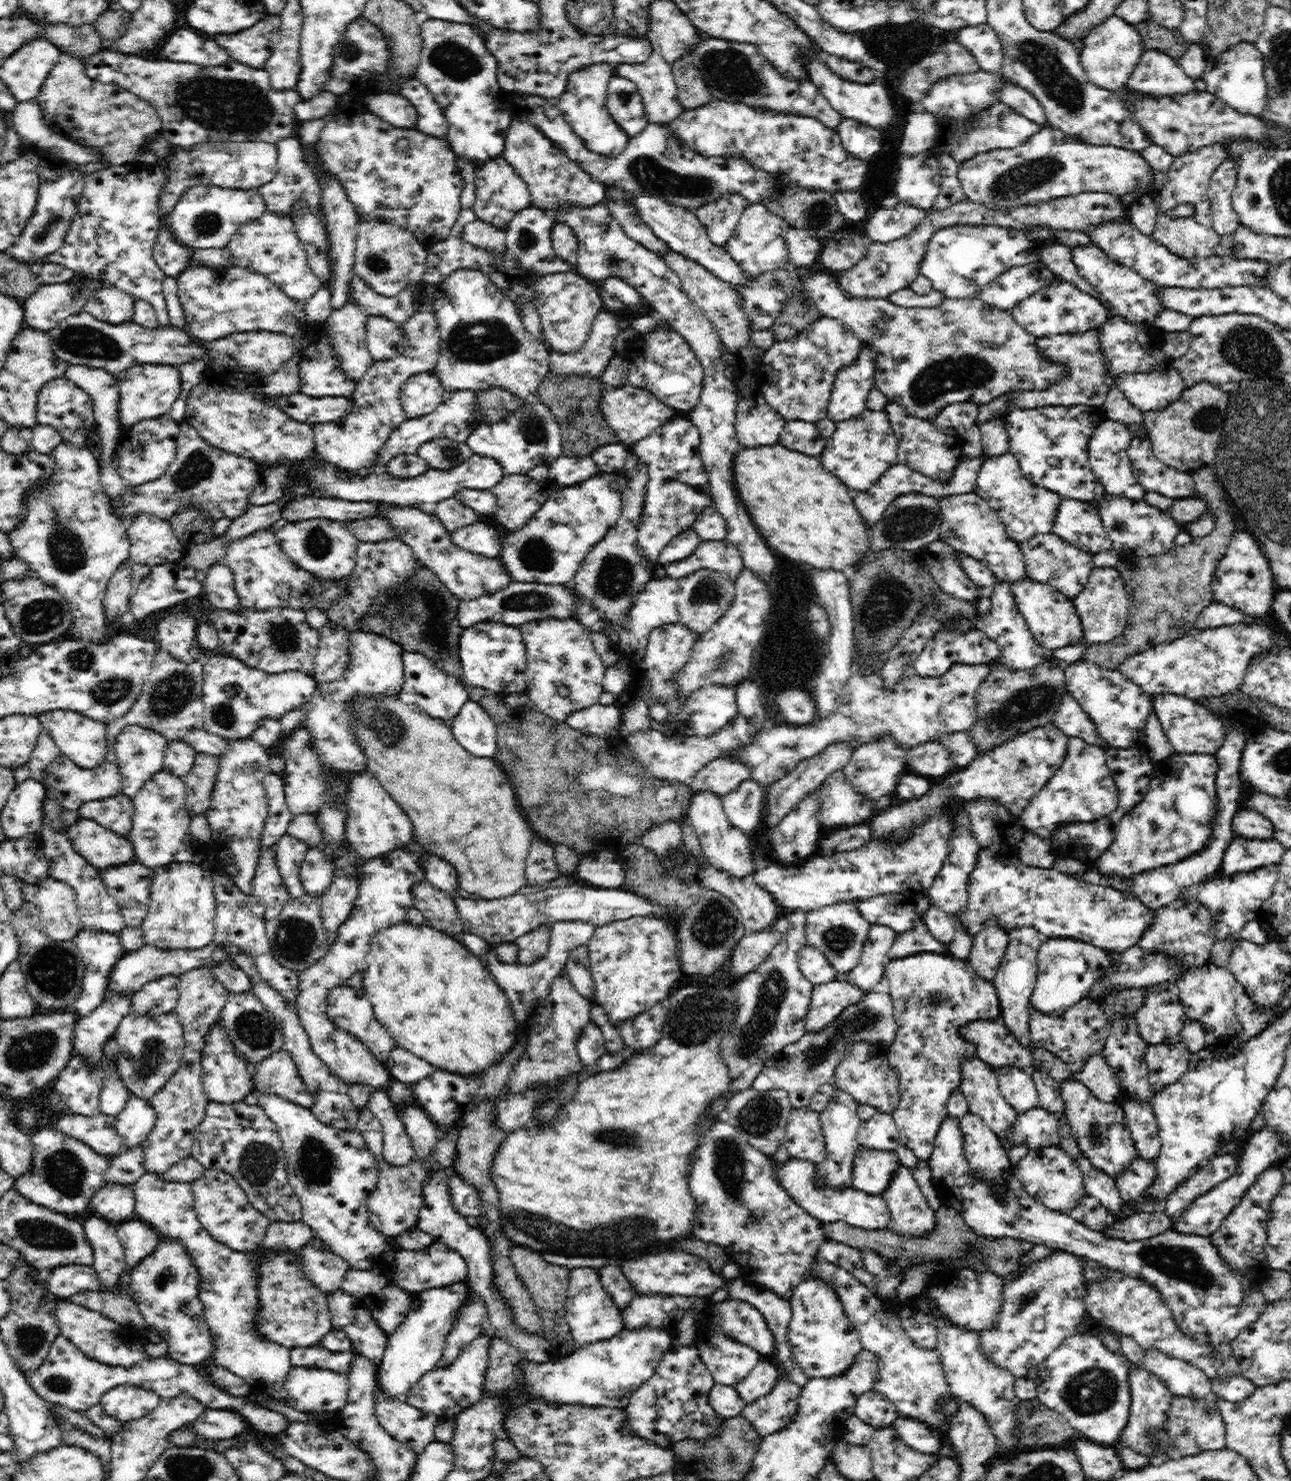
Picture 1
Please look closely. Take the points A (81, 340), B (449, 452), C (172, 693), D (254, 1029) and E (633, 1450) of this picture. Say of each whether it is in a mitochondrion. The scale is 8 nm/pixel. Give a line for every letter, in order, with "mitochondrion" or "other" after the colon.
A: mitochondrion
B: mitochondrion
C: mitochondrion
D: mitochondrion
E: other

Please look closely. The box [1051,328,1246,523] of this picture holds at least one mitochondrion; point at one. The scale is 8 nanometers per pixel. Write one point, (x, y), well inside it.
(1205, 418)

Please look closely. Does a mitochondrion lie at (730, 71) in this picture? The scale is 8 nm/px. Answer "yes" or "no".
yes

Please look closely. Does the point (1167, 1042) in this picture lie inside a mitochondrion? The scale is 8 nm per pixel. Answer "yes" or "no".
no

